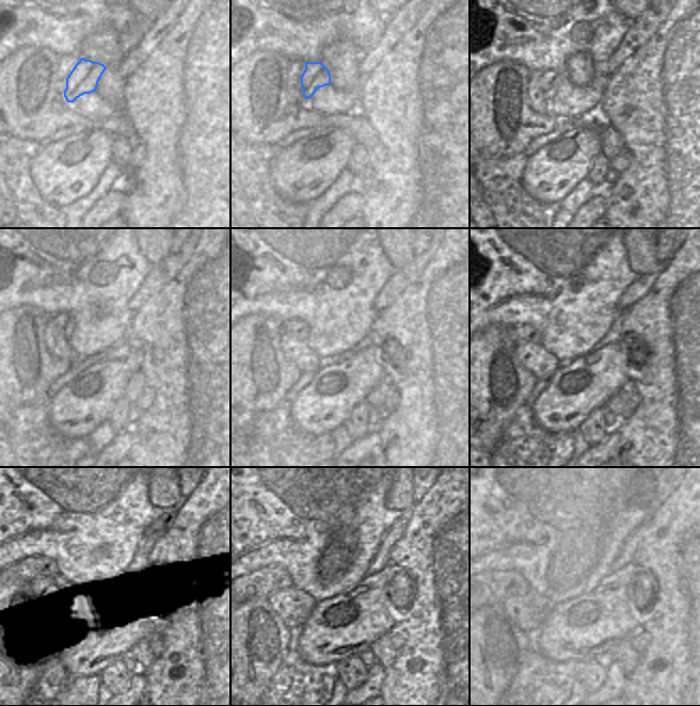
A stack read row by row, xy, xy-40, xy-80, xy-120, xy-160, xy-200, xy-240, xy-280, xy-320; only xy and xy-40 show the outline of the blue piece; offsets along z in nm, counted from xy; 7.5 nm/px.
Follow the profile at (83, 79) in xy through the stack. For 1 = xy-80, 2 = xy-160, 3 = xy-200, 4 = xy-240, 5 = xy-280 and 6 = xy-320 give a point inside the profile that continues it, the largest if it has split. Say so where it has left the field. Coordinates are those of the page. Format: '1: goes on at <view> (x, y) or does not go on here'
1: goes on at xy-80 (550, 81)
2: goes on at xy-160 (298, 329)
3: goes on at xy-200 (522, 333)
4: goes on at xy-240 (35, 572)
5: goes on at xy-280 (264, 582)
6: goes on at xy-320 (491, 588)

